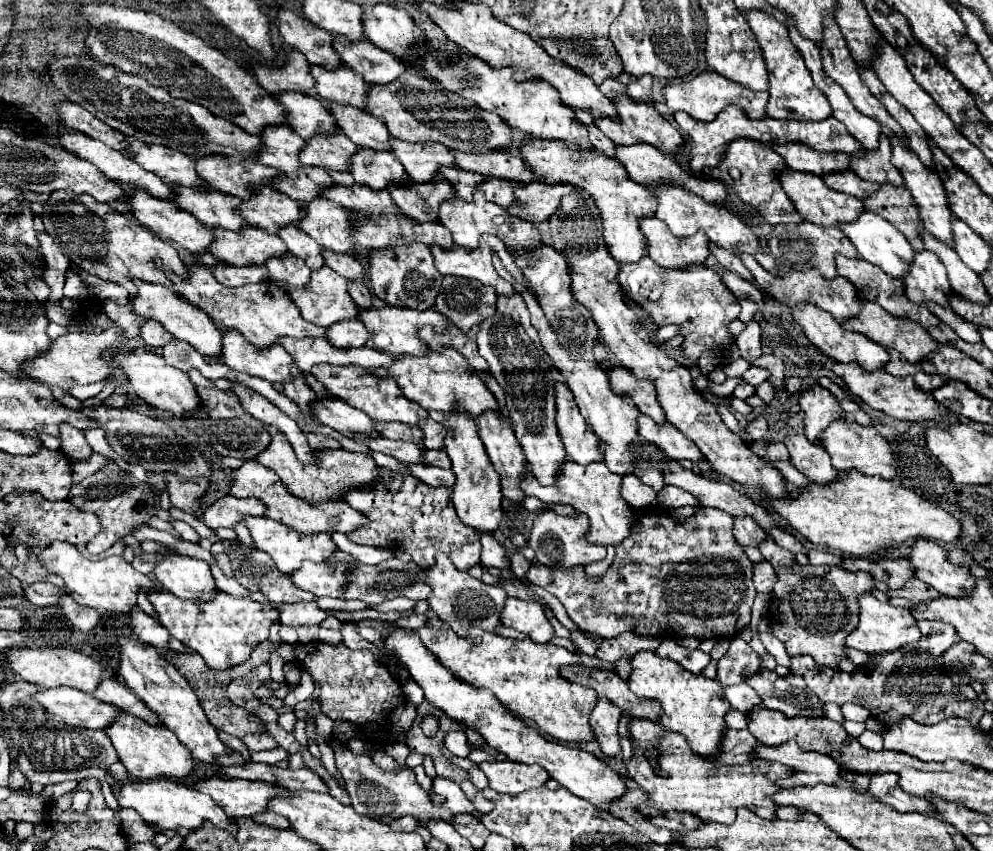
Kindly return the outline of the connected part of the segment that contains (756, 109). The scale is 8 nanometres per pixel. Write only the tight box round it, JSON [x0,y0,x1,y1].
[662,71,768,121]

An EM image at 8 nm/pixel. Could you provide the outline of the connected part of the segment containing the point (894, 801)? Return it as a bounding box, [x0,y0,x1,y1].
[886,787,934,813]

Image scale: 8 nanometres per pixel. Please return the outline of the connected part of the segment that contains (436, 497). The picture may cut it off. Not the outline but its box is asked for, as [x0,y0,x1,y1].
[342,475,480,571]

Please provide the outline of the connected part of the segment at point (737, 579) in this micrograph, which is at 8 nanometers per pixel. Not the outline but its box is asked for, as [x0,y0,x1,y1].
[524,507,754,639]

